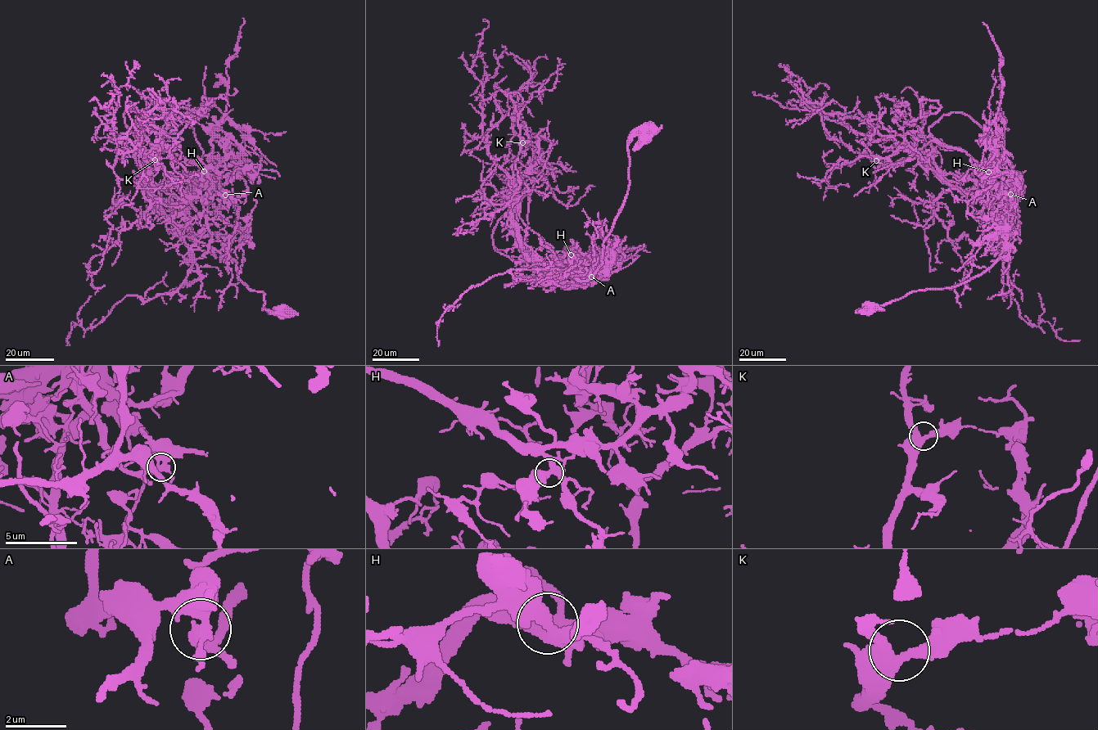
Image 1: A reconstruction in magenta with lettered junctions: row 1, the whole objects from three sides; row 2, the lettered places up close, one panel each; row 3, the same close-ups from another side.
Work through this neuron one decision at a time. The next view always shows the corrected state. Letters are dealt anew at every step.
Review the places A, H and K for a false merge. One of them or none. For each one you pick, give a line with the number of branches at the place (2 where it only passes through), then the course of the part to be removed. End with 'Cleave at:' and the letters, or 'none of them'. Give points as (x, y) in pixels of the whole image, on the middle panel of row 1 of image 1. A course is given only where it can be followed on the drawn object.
A: branches 3; course (591, 277), (556, 260), (572, 265), (573, 258), (562, 268), (494, 275), (443, 313), (438, 346)
Cleave at: A

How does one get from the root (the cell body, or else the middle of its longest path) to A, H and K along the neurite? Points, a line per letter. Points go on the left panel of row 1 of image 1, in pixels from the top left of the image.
A: (282, 314), (263, 308), (264, 294), (226, 254), (210, 184), (225, 195)
H: (282, 314), (238, 277), (208, 209), (210, 184), (224, 194), (219, 174), (204, 171)
K: (282, 314), (263, 308), (233, 259), (160, 209), (143, 168), (155, 159)

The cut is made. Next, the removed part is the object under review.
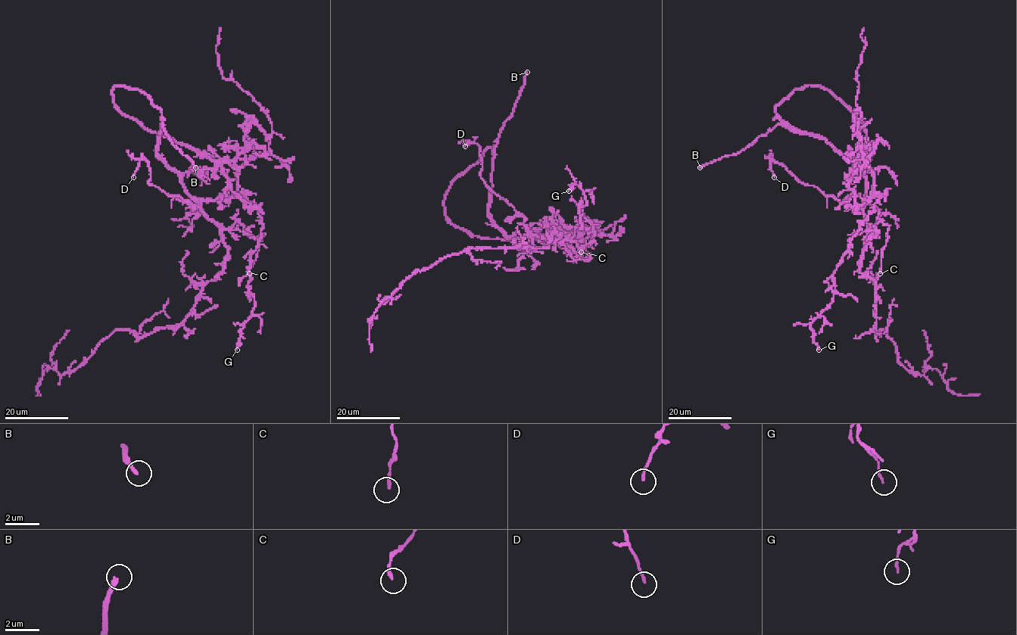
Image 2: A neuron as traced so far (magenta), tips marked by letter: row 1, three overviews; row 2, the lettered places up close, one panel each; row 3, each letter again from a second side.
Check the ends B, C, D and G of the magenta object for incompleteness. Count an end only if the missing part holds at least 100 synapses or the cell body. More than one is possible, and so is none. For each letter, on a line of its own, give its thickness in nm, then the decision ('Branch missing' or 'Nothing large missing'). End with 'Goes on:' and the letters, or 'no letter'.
B: Thickness 200 nm. Branch missing
C: Thickness 150 nm. Nothing large missing
D: Thickness 120 nm. Nothing large missing
G: Thickness 120 nm. Nothing large missing
Goes on: B

